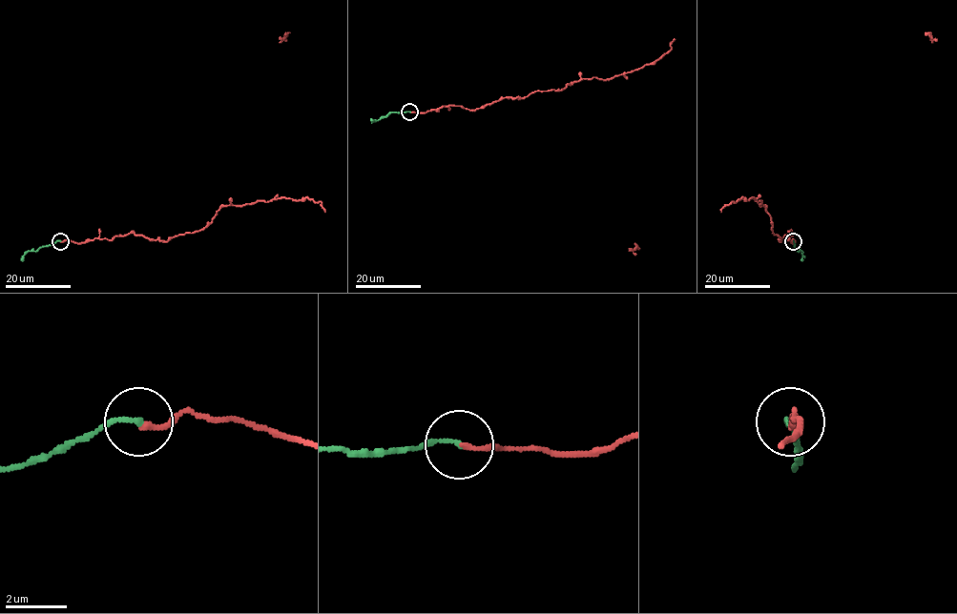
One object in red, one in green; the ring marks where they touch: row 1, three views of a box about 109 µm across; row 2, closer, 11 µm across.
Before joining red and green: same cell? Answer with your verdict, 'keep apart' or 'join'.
join

